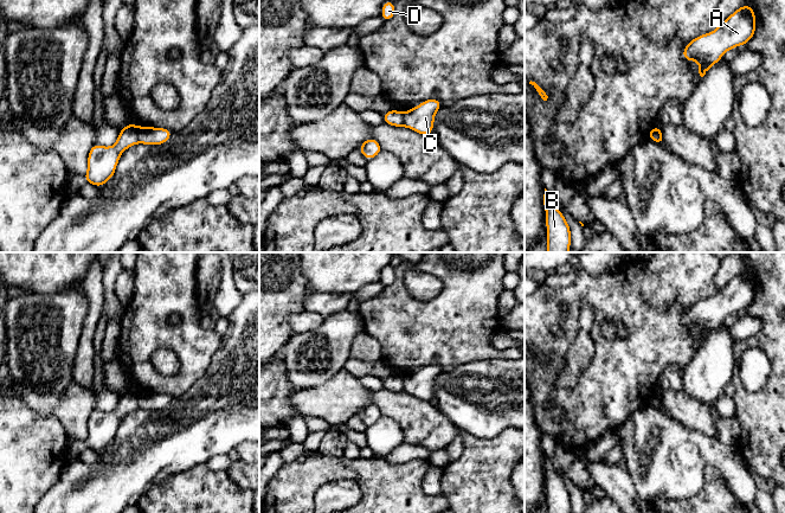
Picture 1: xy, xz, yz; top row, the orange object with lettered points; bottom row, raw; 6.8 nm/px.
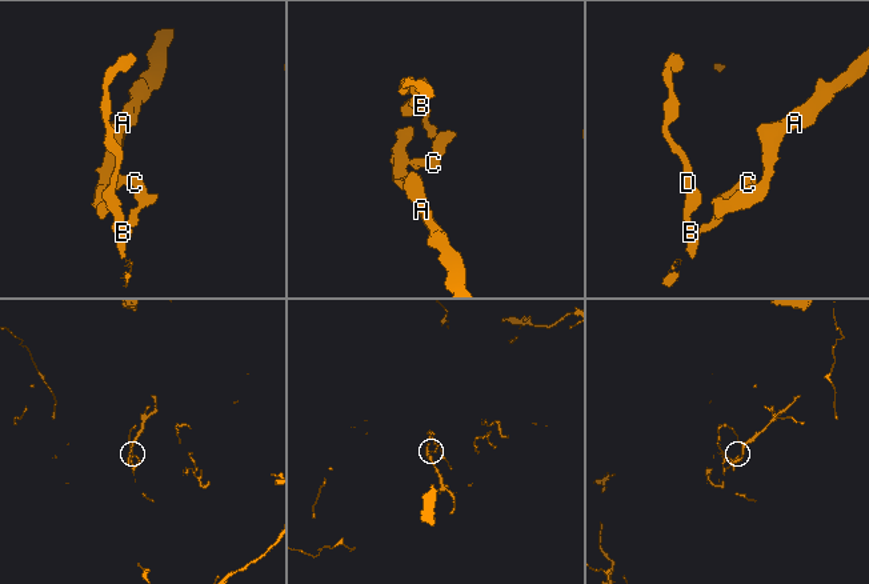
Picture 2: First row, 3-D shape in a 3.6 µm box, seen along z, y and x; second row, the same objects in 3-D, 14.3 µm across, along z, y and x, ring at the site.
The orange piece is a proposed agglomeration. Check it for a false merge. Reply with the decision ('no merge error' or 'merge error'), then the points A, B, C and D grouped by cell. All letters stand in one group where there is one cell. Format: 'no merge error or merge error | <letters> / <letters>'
merge error | A / B C D

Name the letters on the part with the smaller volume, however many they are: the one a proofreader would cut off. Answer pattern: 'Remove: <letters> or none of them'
Remove: A

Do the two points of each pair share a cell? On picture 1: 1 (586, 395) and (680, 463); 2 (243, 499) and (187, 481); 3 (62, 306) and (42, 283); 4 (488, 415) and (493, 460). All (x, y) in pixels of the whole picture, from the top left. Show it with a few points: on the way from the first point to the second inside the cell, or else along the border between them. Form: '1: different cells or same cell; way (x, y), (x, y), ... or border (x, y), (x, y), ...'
1: different cells; border (644, 403), (616, 429)
2: same cell; way (229, 499), (205, 499), (201, 495)
3: different cells; border (78, 287), (50, 294), (31, 294)
4: different cells; border (512, 427), (491, 437), (475, 437), (463, 433)

